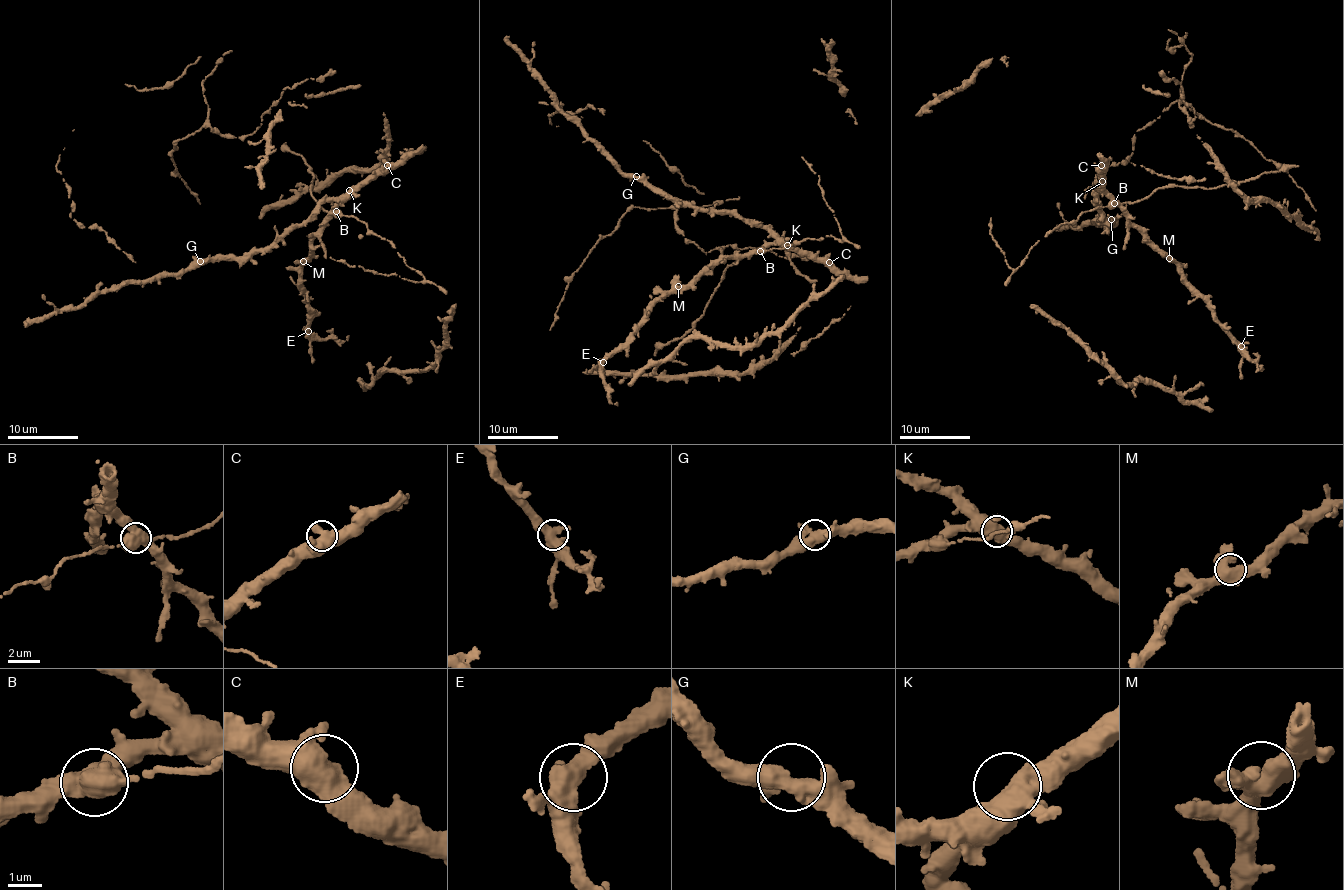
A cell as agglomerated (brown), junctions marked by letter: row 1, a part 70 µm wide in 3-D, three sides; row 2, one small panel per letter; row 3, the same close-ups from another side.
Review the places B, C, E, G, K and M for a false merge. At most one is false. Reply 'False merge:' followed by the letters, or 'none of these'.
False merge: B

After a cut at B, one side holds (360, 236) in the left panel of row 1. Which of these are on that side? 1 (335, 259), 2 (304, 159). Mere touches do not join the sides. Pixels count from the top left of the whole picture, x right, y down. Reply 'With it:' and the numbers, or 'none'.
With it: 1, 2

